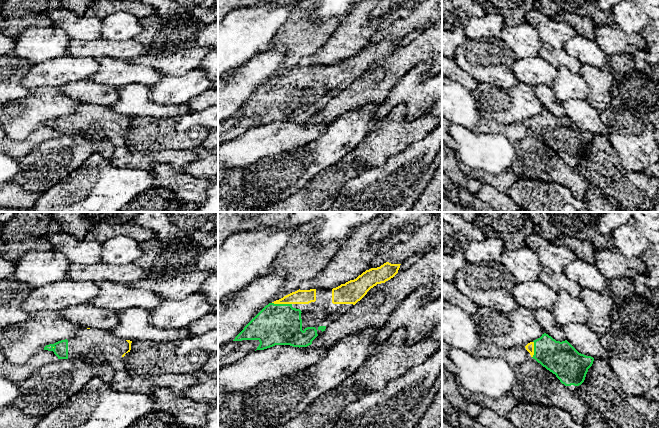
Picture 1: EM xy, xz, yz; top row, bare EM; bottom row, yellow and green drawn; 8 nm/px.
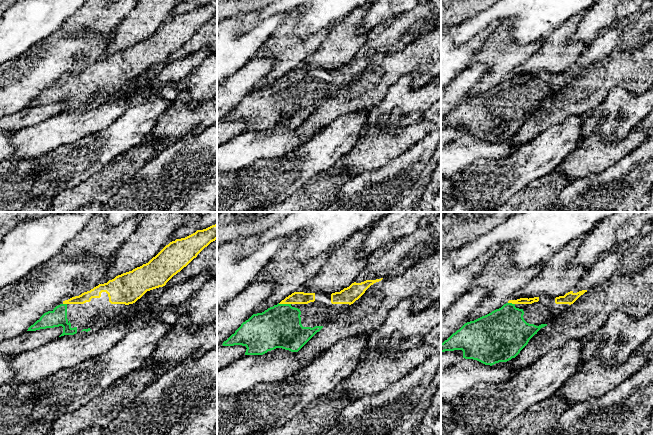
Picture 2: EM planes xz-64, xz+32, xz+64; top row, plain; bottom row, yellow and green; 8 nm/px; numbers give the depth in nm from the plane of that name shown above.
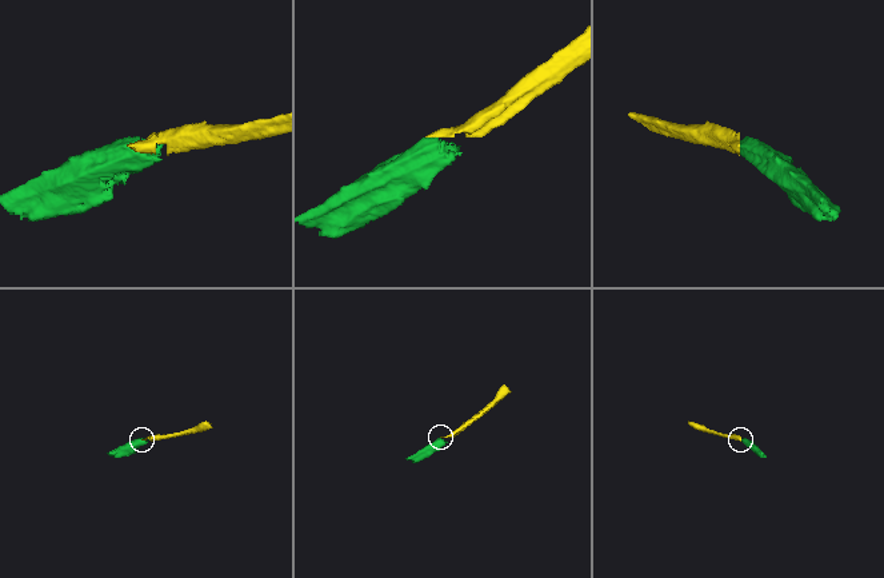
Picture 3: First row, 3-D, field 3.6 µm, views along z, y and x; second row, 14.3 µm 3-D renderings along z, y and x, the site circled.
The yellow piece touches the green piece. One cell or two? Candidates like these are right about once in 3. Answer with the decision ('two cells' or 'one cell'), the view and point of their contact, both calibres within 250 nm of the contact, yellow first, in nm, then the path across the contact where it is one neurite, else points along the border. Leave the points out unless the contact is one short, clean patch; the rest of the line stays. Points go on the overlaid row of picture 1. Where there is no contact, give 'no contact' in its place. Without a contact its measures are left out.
one cell; meets yellow in xz at (282, 303); 110 nm thick on the yellow side, 340 nm on the other

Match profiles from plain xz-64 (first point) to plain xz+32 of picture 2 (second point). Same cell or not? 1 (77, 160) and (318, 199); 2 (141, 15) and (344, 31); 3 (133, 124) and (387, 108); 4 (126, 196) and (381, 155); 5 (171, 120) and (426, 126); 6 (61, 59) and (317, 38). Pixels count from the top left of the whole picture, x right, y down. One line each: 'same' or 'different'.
1: different
2: same
3: different
4: different
5: same
6: different

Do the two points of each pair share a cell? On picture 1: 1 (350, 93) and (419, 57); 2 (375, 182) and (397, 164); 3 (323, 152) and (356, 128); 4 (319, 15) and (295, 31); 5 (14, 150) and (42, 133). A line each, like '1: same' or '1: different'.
1: same
2: same
3: same
4: different
5: same

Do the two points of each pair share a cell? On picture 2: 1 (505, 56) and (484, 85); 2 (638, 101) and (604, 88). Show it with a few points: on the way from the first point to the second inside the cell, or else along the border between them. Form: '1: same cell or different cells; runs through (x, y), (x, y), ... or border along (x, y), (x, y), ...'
1: same cell; runs through (500, 63), (497, 72), (491, 78)
2: different cells; border along (633, 94), (623, 85), (614, 85), (595, 108)

